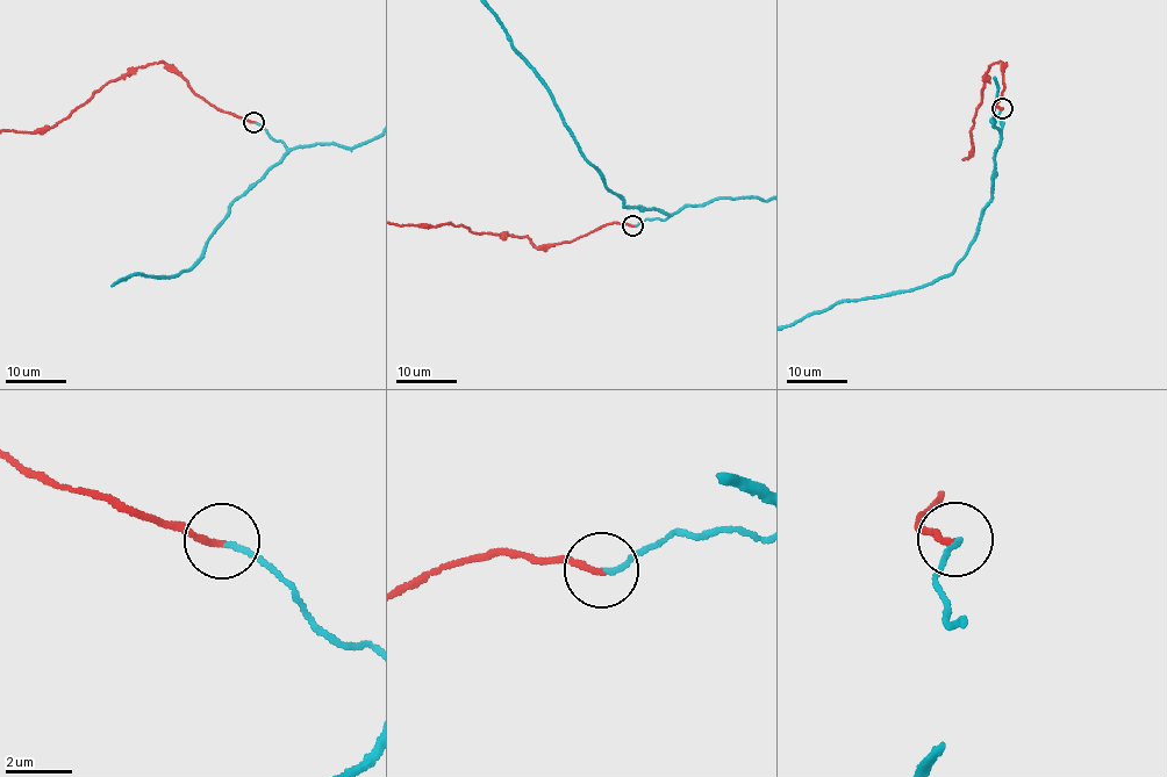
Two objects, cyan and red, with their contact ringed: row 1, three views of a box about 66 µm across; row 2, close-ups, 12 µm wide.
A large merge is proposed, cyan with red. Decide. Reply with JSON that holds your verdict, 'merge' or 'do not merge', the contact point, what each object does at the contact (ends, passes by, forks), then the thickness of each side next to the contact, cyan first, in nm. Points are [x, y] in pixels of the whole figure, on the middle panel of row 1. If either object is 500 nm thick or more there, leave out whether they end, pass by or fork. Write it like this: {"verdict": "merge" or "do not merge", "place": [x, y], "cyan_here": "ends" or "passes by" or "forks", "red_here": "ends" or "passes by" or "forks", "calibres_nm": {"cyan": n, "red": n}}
{"verdict": "merge", "place": [632, 225], "cyan_here": "ends", "red_here": "ends", "calibres_nm": {"cyan": 160, "red": 200}}

